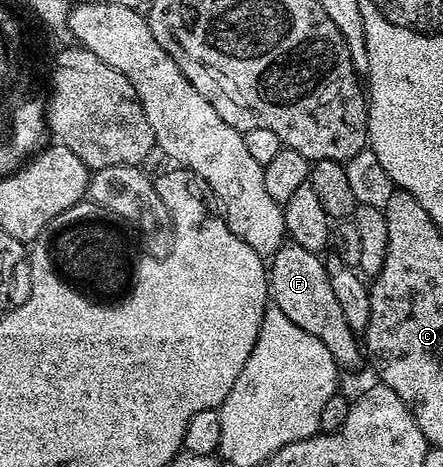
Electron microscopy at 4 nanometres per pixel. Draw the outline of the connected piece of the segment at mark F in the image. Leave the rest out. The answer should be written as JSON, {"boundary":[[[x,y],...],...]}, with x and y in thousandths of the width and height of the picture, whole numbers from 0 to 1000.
{"boundary":[[[643,520],[628,540],[614,544],[603,578],[612,651],[623,653],[628,666],[650,677],[670,700],[682,700],[682,709],[700,709],[700,717],[709,717],[709,726],[718,726],[718,734],[745,752],[761,792],[804,790],[826,773],[808,715],[795,707],[790,692],[781,692],[772,655],[745,617],[736,572],[716,544]]]}

